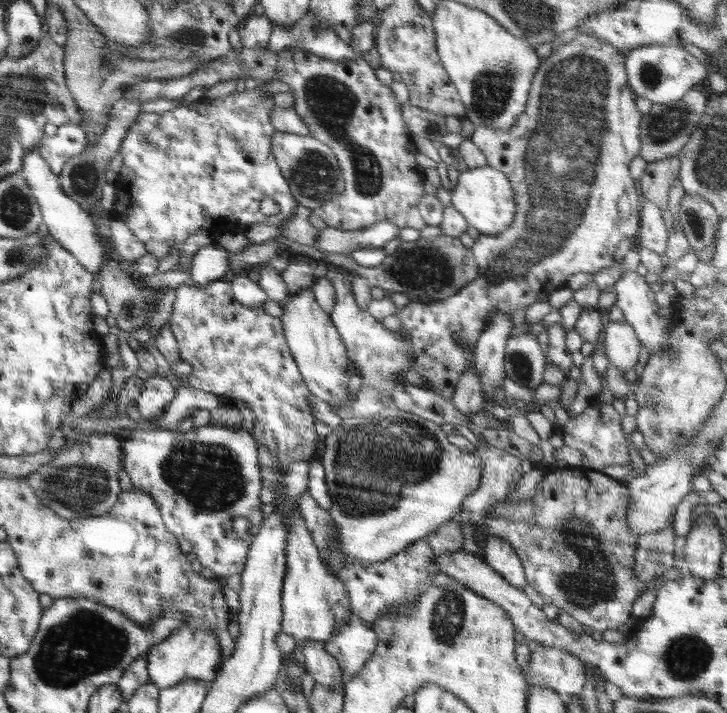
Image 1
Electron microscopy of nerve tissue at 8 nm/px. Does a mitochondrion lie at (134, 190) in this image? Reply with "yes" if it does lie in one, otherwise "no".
no

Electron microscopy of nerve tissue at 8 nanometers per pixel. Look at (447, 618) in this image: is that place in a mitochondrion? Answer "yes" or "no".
yes

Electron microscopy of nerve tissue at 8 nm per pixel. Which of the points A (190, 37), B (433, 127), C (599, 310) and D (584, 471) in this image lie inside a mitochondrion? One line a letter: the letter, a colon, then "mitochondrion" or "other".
A: mitochondrion
B: mitochondrion
C: other
D: other

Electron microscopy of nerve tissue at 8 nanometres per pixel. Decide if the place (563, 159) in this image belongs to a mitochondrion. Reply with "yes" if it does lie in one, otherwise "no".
yes

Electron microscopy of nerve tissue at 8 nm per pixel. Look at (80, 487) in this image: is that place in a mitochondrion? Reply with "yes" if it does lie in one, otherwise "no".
yes

